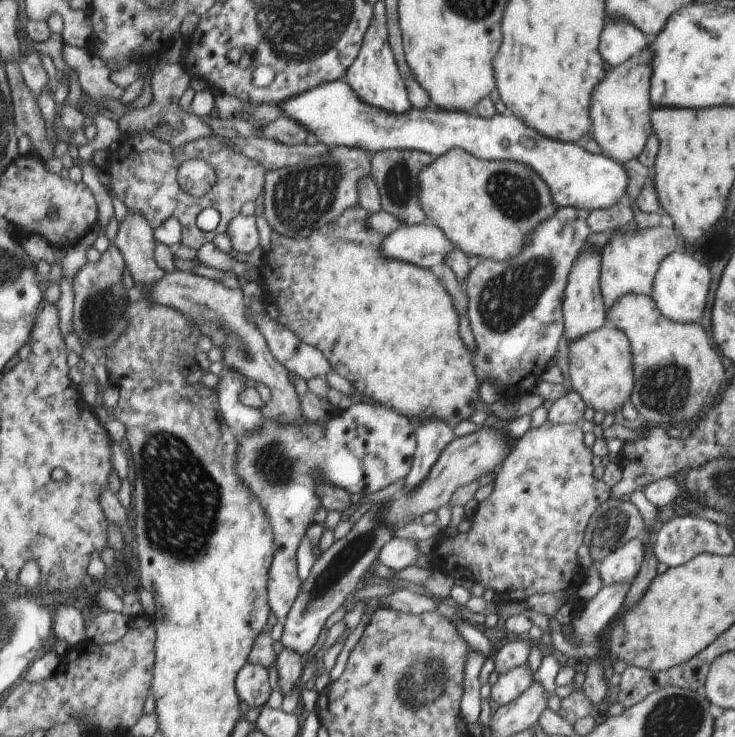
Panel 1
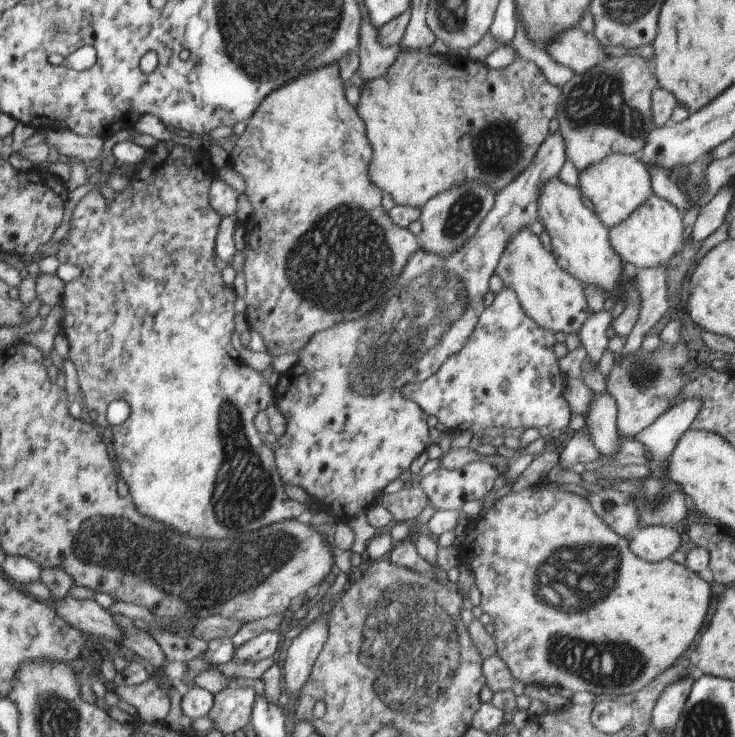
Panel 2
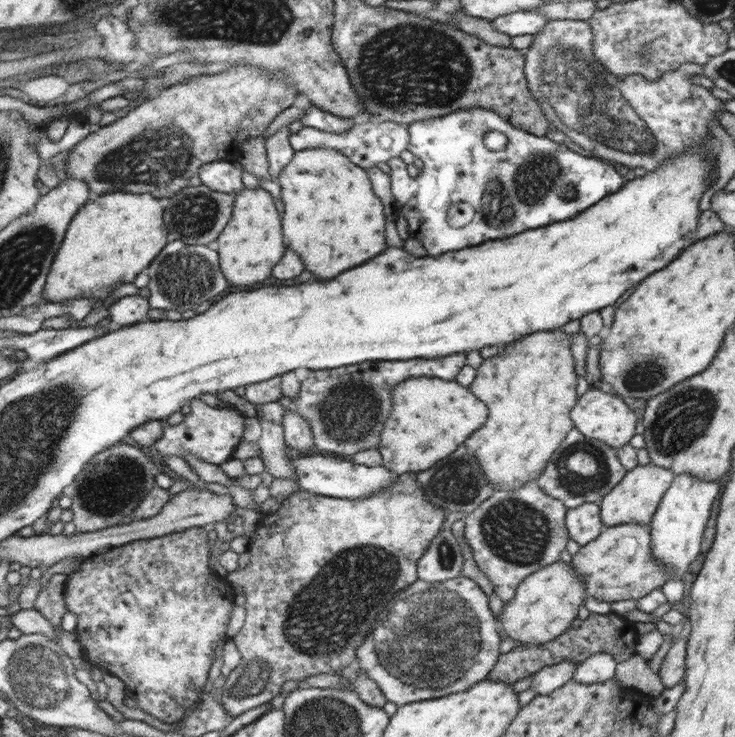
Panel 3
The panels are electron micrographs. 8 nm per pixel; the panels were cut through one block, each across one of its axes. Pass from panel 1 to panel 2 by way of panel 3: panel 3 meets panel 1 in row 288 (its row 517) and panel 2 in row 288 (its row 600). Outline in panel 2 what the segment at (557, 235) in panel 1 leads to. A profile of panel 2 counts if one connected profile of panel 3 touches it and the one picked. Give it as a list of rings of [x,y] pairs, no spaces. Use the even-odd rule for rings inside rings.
[[[503,286],[502,290],[496,294],[494,301],[486,310],[483,311],[483,315],[479,317],[479,323],[476,324],[475,331],[472,332],[471,339],[468,343],[460,350],[456,352],[456,355],[450,356],[448,360],[443,364],[443,368],[431,379],[427,379],[423,383],[412,383],[405,389],[405,394],[411,400],[418,402],[422,406],[423,410],[428,416],[436,416],[439,421],[439,427],[446,430],[449,433],[456,434],[458,432],[470,430],[474,435],[481,431],[492,430],[490,428],[505,428],[506,430],[514,430],[516,428],[549,428],[550,431],[559,432],[562,428],[568,426],[568,420],[570,420],[570,410],[568,410],[568,402],[564,399],[564,382],[566,378],[562,376],[562,370],[558,366],[558,358],[554,356],[554,346],[556,338],[552,332],[548,332],[546,328],[540,328],[532,318],[529,318],[524,313],[524,310],[520,307],[520,302],[516,297],[516,292],[510,286]]]

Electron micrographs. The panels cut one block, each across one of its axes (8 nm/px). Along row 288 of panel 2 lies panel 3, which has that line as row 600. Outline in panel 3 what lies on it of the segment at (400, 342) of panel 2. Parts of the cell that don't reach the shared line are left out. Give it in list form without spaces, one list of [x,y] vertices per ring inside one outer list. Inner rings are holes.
[[[460,576],[452,578],[448,582],[416,580],[416,583],[411,587],[404,588],[403,591],[397,593],[394,604],[382,615],[374,626],[372,634],[367,636],[364,644],[360,646],[356,661],[359,662],[358,666],[360,666],[361,670],[378,685],[378,688],[383,692],[384,698],[388,702],[394,702],[398,707],[402,707],[408,703],[418,703],[423,700],[452,695],[455,692],[467,691],[468,688],[475,684],[488,680],[492,667],[498,662],[500,656],[504,655],[504,652],[500,652],[500,648],[504,648],[504,628],[501,627],[500,616],[496,618],[494,612],[492,612],[492,608],[490,608],[490,596],[485,594],[484,590],[476,584],[476,580]]]

